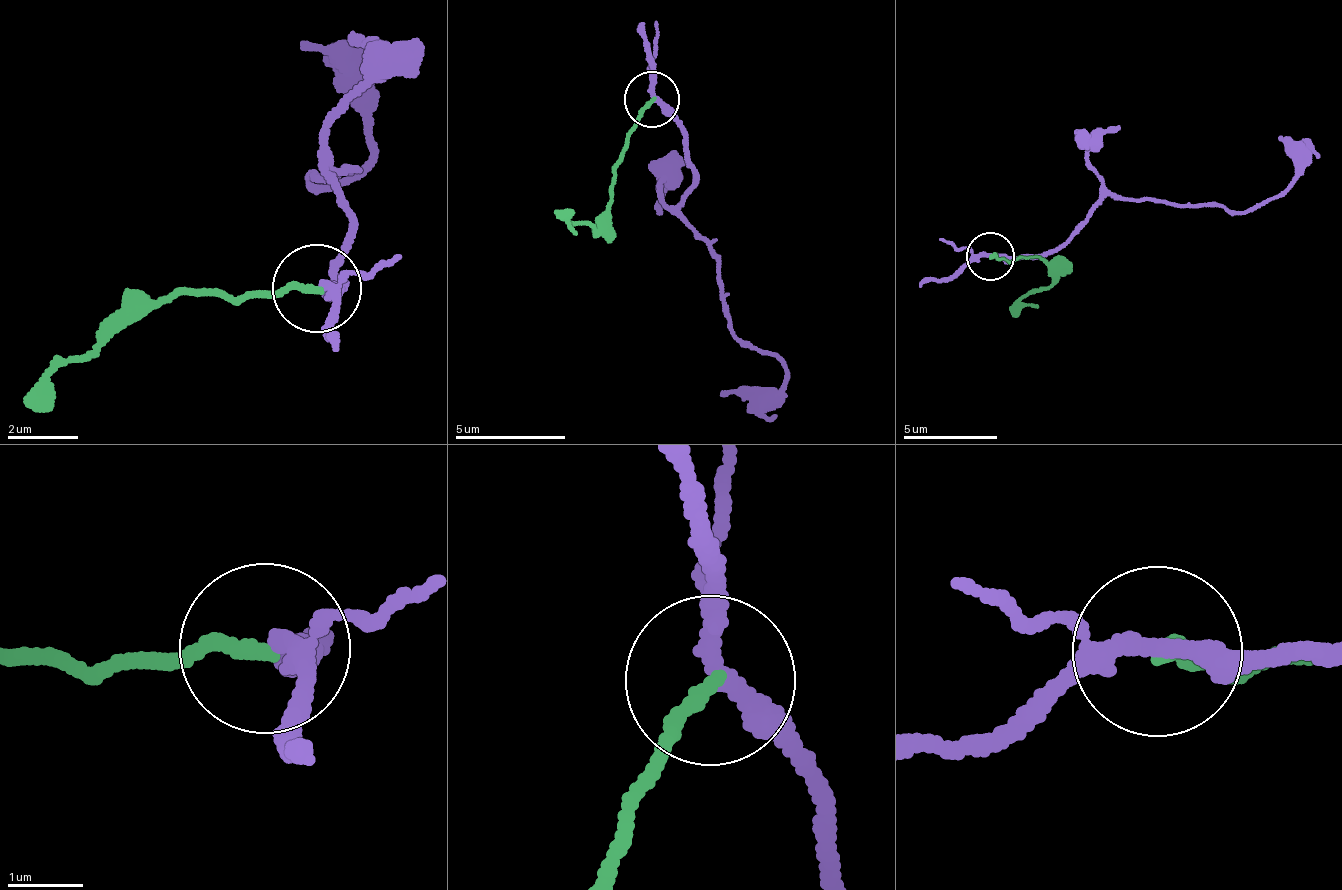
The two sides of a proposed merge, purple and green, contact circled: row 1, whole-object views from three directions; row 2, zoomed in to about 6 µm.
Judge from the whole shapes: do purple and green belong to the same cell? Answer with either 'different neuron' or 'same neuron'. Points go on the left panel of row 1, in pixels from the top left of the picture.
different neuron

